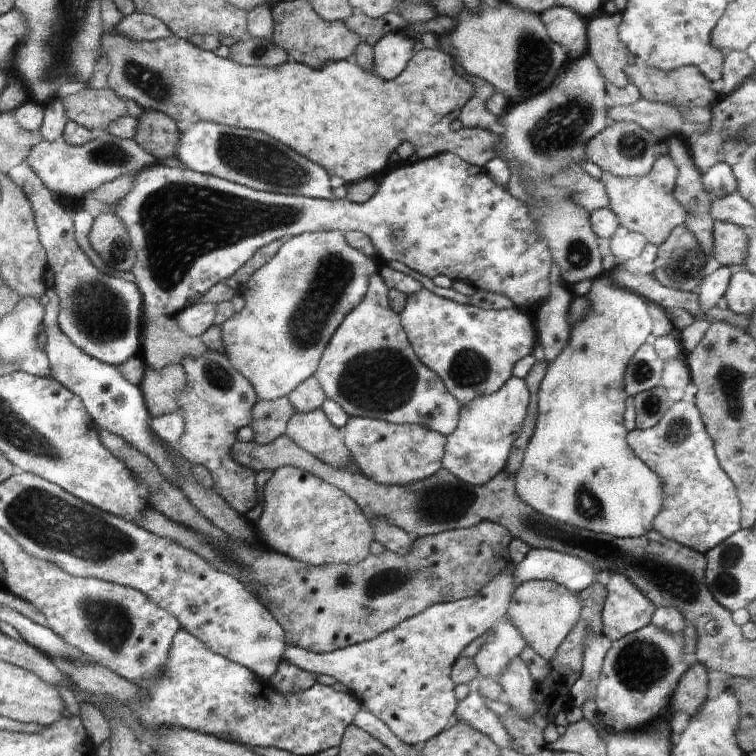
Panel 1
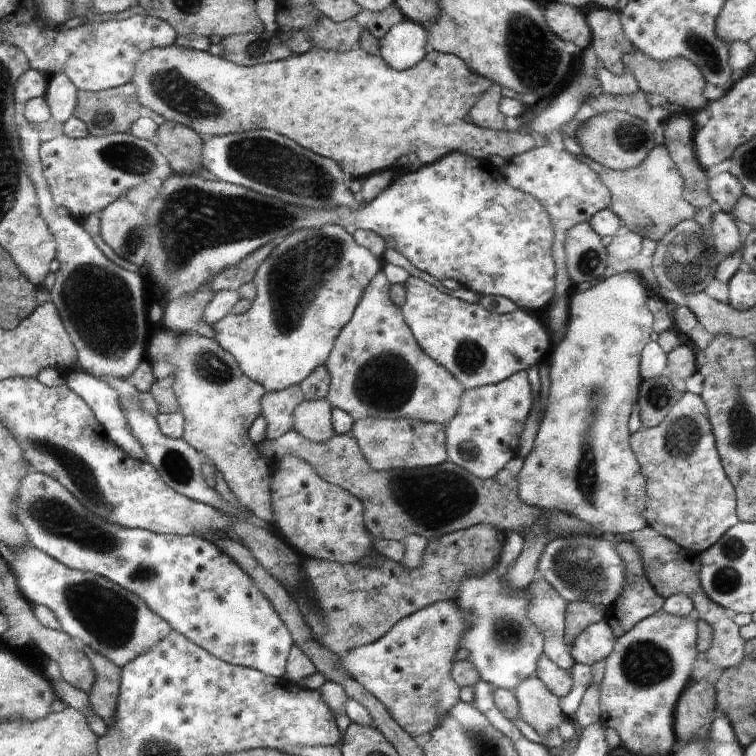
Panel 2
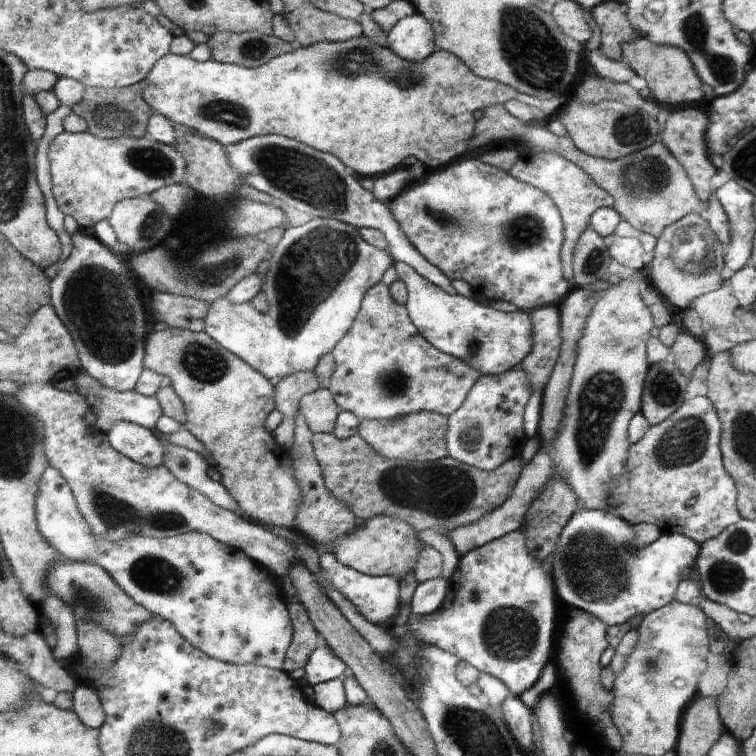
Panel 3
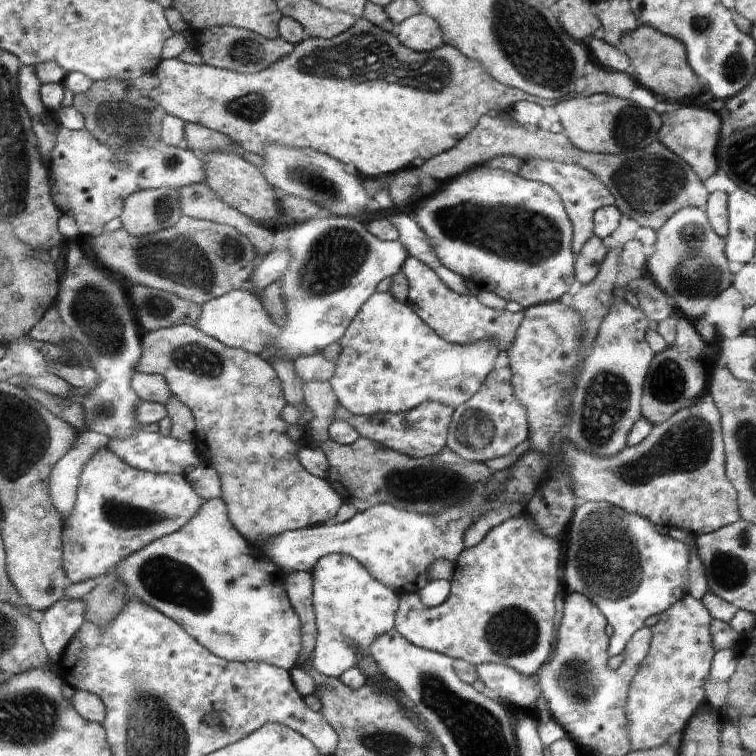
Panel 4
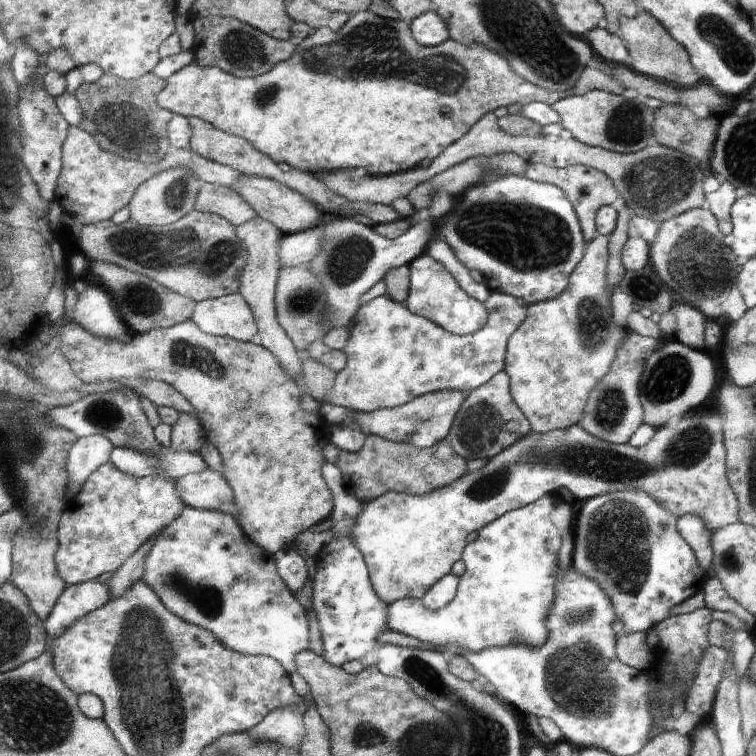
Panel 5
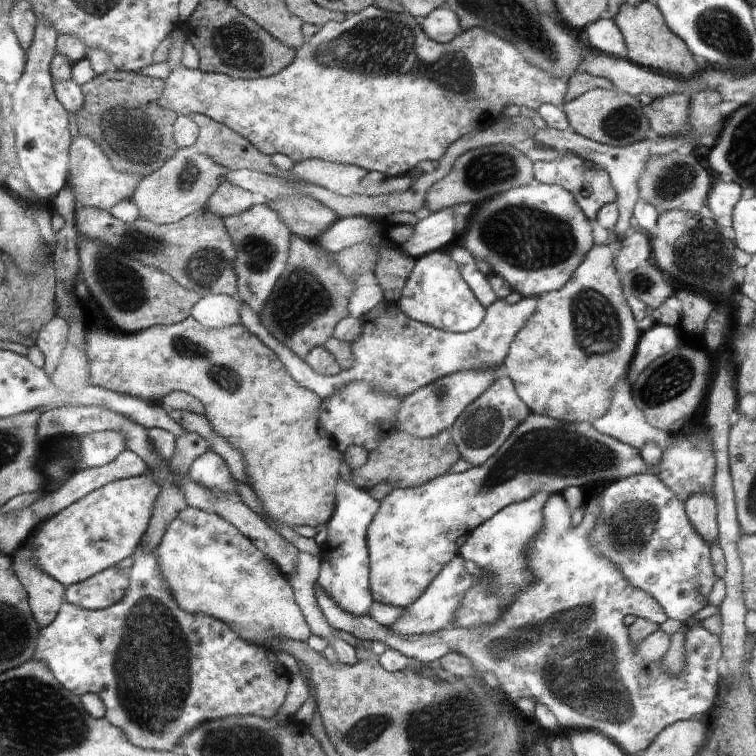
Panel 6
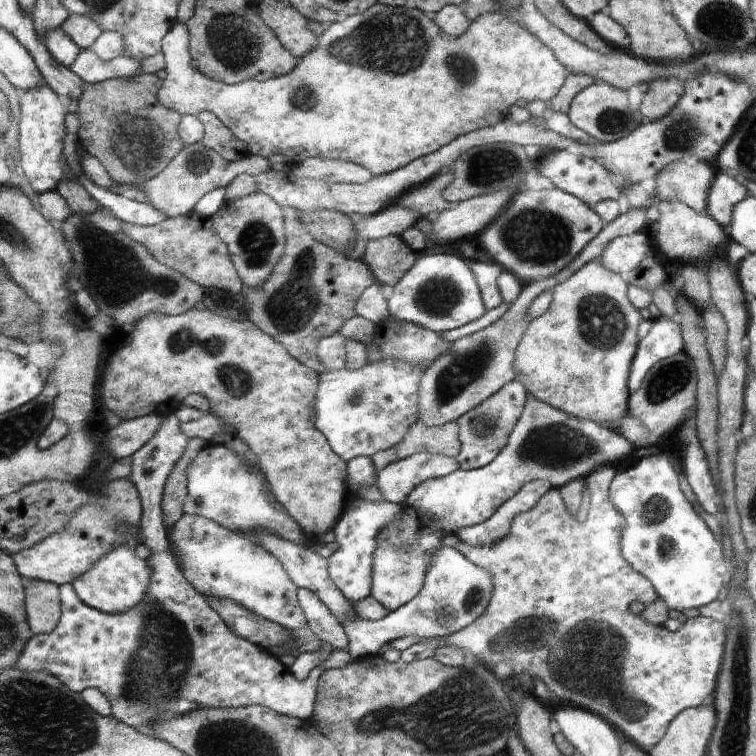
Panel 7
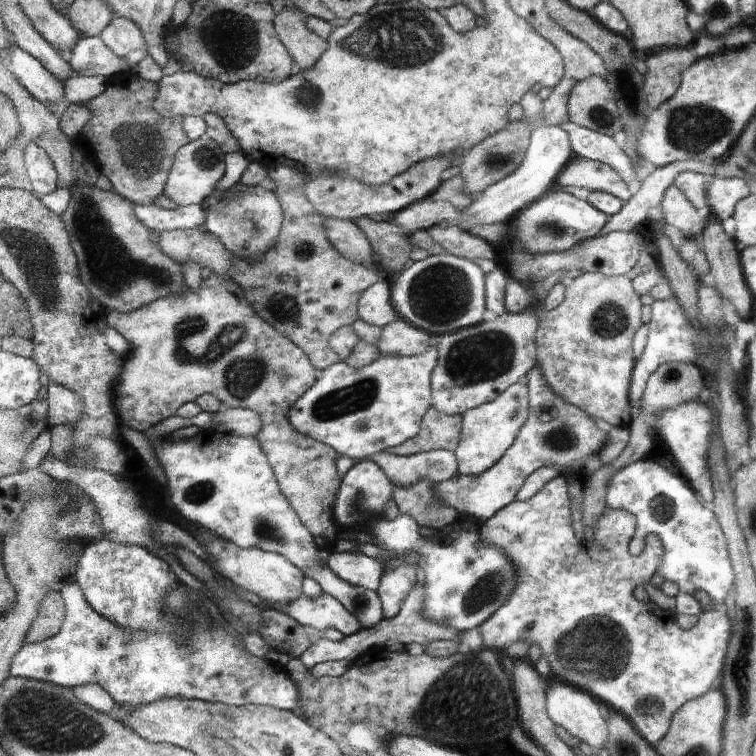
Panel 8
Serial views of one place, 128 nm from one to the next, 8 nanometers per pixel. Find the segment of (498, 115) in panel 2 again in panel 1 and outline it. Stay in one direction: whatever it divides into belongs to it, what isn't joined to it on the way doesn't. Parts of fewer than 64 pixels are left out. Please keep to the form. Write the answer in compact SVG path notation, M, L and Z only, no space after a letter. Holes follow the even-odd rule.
M468 77L467 79L474 84L476 92L474 92L474 96L462 108L460 120L464 128L487 129L488 126L498 121L498 118L494 114L490 114L486 108L490 96L494 94L494 86L489 84L488 81L478 79L477 77Z

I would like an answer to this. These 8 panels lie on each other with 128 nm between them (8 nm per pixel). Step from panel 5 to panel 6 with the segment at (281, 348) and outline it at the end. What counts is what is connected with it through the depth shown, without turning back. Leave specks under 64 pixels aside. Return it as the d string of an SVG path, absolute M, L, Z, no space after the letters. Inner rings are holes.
M258 198L247 211L224 217L225 231L236 246L237 284L242 301L246 301L259 316L267 296L287 263L291 230L283 223L279 214L268 204Z

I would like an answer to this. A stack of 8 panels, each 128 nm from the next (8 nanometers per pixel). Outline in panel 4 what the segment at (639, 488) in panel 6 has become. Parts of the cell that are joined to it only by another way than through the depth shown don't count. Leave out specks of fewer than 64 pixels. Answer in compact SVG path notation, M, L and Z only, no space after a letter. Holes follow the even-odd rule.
M587 501L576 508L567 528L565 593L586 596L614 630L609 658L621 655L630 637L650 616L669 610L688 594L692 546L660 534L648 518L604 502Z

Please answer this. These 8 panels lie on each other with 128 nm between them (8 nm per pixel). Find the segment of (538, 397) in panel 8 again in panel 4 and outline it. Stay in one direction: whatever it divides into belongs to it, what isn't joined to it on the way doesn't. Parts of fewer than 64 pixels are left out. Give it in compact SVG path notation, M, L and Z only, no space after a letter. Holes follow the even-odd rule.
M702 396L663 424L654 425L642 442L626 447L610 458L584 452L566 439L562 444L562 460L554 458L554 466L562 464L568 472L570 464L575 497L612 504L626 512L636 512L652 524L684 528L698 537L741 519L737 490L728 478L725 461L720 410L709 398ZM528 450L518 458L514 466L505 471L494 471L490 482L484 480L476 484L474 492L462 500L458 506L450 506L442 514L418 514L404 508L394 508L392 504L377 504L366 512L358 512L343 524L322 524L318 527L297 529L282 532L278 536L264 538L266 542L260 546L268 560L274 562L282 571L289 573L312 572L320 560L330 554L352 556L372 578L386 584L402 596L405 593L416 593L423 588L430 578L430 566L436 560L455 562L465 551L463 547L466 528L488 514L488 510L498 510L500 506L510 504L528 504L534 496L538 482L551 473L552 455L544 456L536 450Z

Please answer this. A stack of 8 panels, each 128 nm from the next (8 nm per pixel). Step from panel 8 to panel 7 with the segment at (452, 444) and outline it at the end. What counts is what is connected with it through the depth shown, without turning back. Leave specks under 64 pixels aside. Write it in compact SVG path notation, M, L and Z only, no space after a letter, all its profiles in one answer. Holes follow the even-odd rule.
M416 421L406 436L392 448L376 451L371 456L375 469L380 472L400 459L428 451L429 453L455 457L461 451L459 424L457 421L430 426L425 422Z

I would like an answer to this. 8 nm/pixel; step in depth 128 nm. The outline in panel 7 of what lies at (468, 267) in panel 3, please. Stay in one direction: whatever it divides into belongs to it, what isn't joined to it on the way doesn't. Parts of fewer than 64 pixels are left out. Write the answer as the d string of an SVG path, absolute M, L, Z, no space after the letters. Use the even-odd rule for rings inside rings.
M523 187L480 233L482 246L476 247L526 285L572 263L605 225L597 212L573 194L557 188L533 191Z

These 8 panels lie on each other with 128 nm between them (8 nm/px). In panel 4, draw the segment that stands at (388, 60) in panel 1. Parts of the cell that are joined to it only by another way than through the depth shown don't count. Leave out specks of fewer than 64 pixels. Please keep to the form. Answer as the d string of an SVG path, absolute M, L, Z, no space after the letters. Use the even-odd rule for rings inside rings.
M424 13L405 19L397 25L394 34L402 46L406 46L414 52L432 52L443 46L442 32L440 32L438 24Z

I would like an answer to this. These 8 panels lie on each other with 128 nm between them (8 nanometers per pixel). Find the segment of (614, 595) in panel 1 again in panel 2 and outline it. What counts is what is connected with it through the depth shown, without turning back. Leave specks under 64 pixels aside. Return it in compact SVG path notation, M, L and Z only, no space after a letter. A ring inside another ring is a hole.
M622 540L621 544L617 545L617 551L618 556L621 556L622 562L624 562L626 586L624 586L624 592L620 594L620 598L613 604L610 604L608 610L604 612L606 624L608 624L608 628L612 630L612 634L616 638L623 636L626 632L635 628L642 620L652 616L652 614L658 613L664 605L664 599L655 592L649 580L644 578L645 572L642 568L642 554L640 554L640 550L632 542Z

